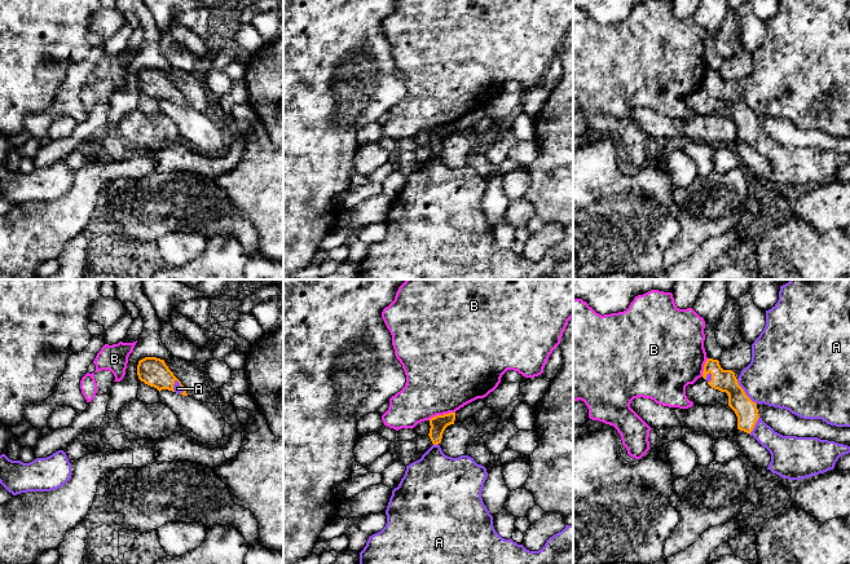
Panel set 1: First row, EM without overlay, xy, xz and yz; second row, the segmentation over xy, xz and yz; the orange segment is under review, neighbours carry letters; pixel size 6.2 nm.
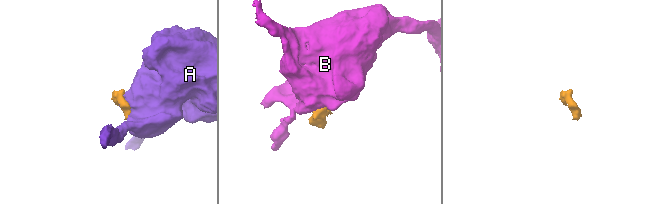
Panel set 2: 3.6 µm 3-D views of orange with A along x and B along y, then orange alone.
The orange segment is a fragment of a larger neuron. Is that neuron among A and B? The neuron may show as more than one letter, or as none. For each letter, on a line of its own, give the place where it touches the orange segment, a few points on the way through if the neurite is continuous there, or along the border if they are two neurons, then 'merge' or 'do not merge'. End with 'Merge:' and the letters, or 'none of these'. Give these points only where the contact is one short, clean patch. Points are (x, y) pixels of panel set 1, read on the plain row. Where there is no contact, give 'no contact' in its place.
A: contact yz (744, 102); merge
B: contact xz (441, 126); border xz (454, 122), (436, 124), (428, 130); do not merge
Merge: A

